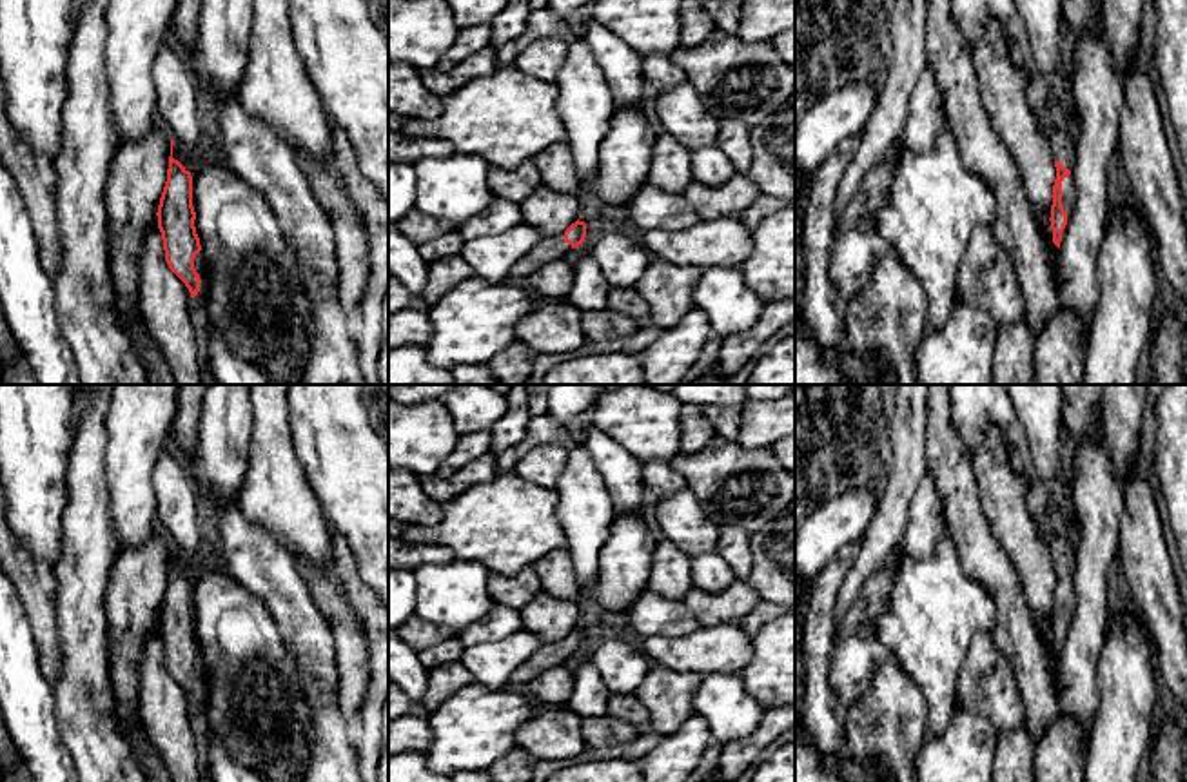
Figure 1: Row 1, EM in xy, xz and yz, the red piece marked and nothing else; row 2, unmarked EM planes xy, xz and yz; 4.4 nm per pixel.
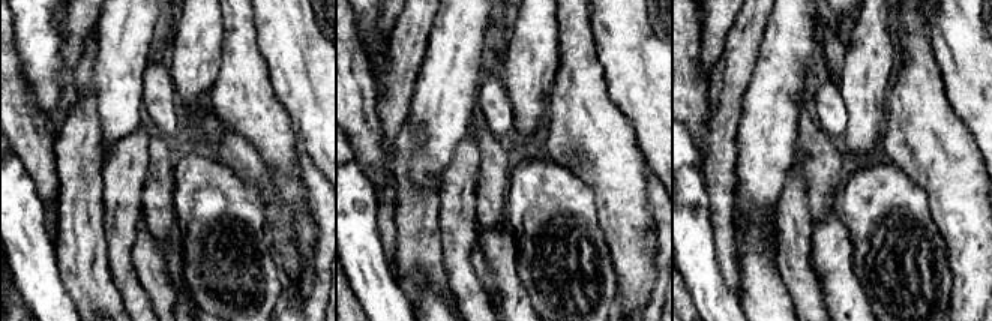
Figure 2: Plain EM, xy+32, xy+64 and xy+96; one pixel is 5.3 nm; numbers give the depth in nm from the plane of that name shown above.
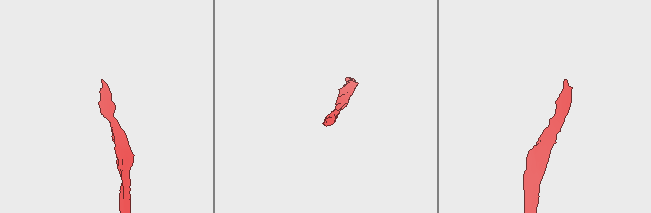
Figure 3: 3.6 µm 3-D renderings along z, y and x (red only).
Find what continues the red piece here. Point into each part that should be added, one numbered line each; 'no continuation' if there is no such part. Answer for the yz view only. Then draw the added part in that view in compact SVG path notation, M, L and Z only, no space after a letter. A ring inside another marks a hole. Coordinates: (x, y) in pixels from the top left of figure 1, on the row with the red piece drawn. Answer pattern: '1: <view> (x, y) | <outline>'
1: yz (1062, 138) | M1055 118L1047 134L1047 142L1053 152L1053 160L1060 161L1065 169L1071 171L1071 174L1062 181L1062 207L1069 218L1076 196L1073 180L1073 167L1076 158L1076 131L1067 122Z

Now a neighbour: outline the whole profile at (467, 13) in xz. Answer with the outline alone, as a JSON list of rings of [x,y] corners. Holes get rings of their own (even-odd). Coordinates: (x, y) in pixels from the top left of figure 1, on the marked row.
[[[446,0],[459,29],[490,24],[508,0]]]

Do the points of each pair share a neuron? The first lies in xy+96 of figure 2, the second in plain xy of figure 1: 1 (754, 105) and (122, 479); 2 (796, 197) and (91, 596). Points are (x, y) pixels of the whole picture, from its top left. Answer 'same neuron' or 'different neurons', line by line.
1: same neuron
2: different neurons

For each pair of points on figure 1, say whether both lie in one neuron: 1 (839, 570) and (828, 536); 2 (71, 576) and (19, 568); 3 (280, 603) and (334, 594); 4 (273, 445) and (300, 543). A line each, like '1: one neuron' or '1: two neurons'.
1: two neurons
2: two neurons
3: two neurons
4: one neuron

